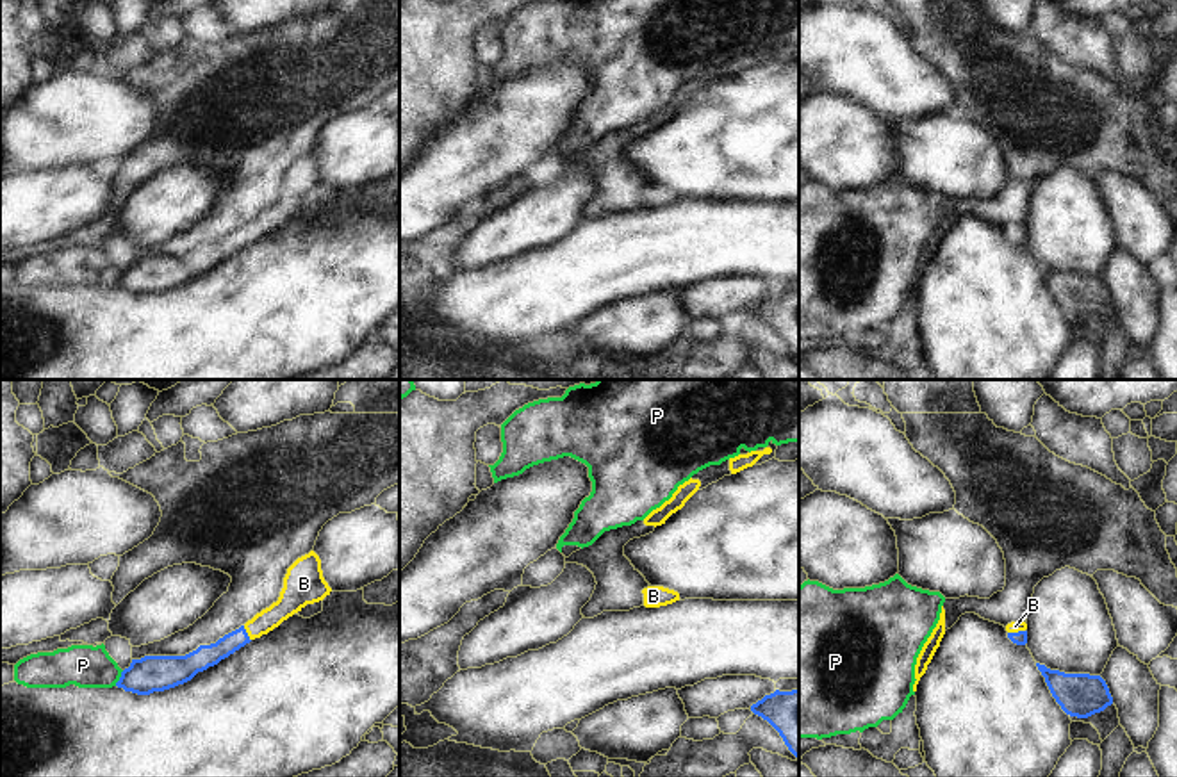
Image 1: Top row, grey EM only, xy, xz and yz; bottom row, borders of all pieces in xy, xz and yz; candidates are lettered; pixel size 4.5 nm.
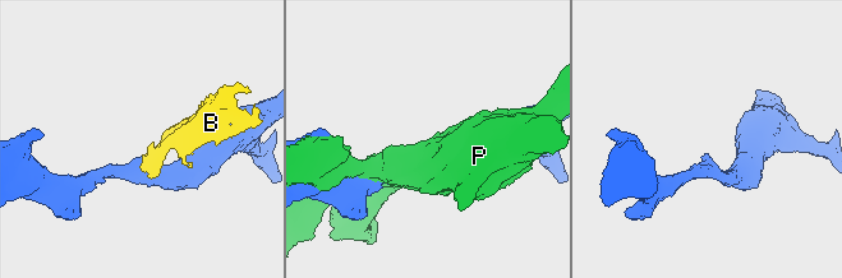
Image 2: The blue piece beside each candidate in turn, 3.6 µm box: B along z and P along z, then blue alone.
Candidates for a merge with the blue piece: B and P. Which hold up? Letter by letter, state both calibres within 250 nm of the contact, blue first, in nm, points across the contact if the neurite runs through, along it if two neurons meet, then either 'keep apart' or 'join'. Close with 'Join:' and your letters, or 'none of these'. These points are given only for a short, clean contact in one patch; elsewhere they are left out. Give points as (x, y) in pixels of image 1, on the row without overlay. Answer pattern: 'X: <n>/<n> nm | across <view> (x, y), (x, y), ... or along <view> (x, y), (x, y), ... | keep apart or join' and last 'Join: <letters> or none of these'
B: 60/50 nm | across yz (1020, 239), (1015, 234), (1015, 227) | join
P: 160/190 nm | keep apart
Join: B

